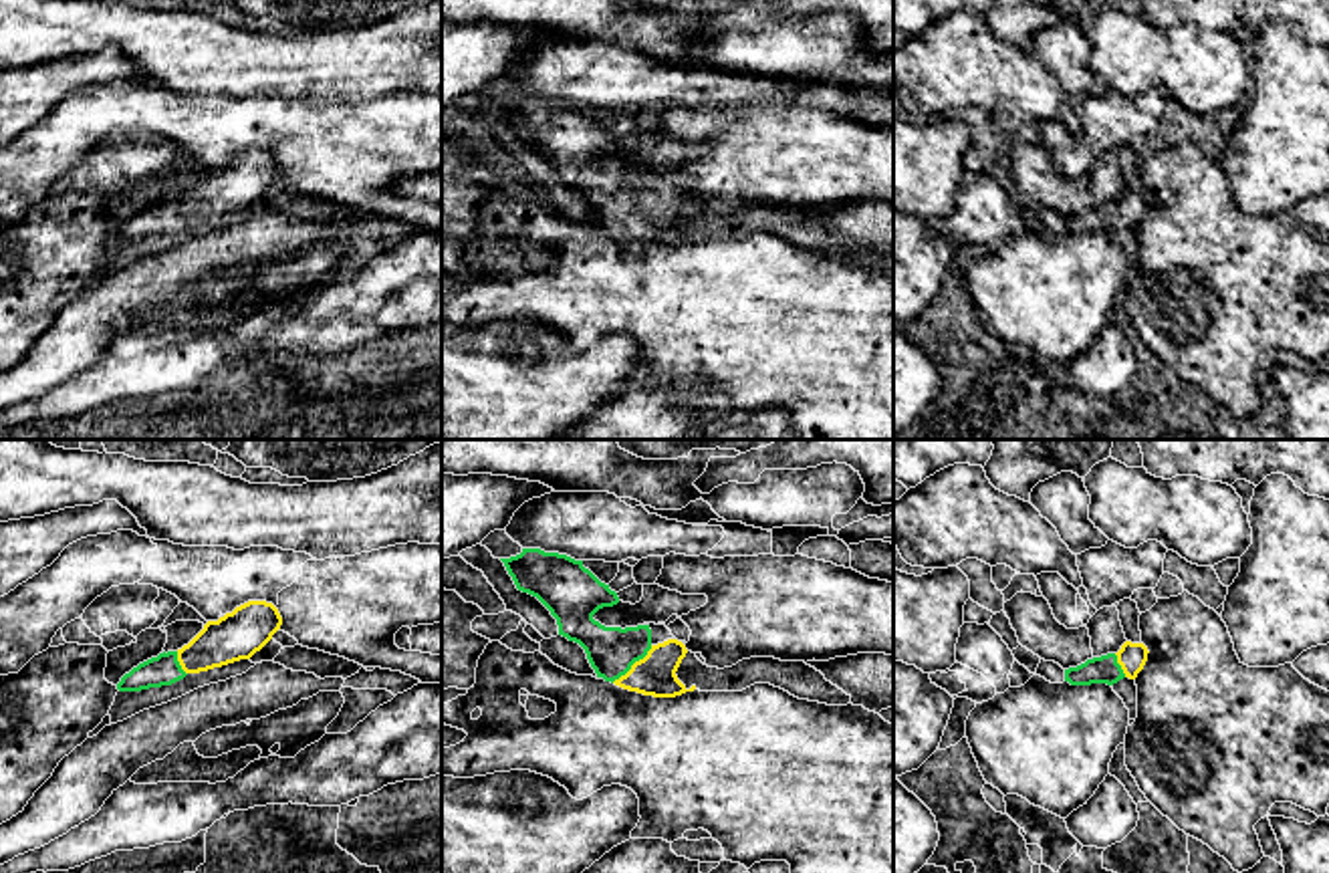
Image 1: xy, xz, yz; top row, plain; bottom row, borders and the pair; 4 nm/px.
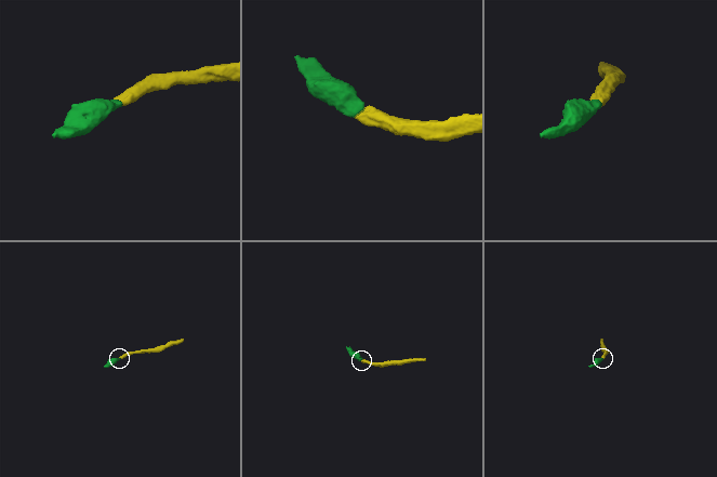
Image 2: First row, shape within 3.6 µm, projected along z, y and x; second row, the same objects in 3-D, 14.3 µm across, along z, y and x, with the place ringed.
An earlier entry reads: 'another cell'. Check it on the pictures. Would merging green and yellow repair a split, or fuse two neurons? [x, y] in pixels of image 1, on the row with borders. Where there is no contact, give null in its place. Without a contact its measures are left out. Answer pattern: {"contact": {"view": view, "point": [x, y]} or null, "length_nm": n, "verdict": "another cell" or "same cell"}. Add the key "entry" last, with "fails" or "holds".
{"contact": {"view": "xz", "point": [632, 664]}, "length_nm": 220, "verdict": "same cell", "entry": "fails"}

